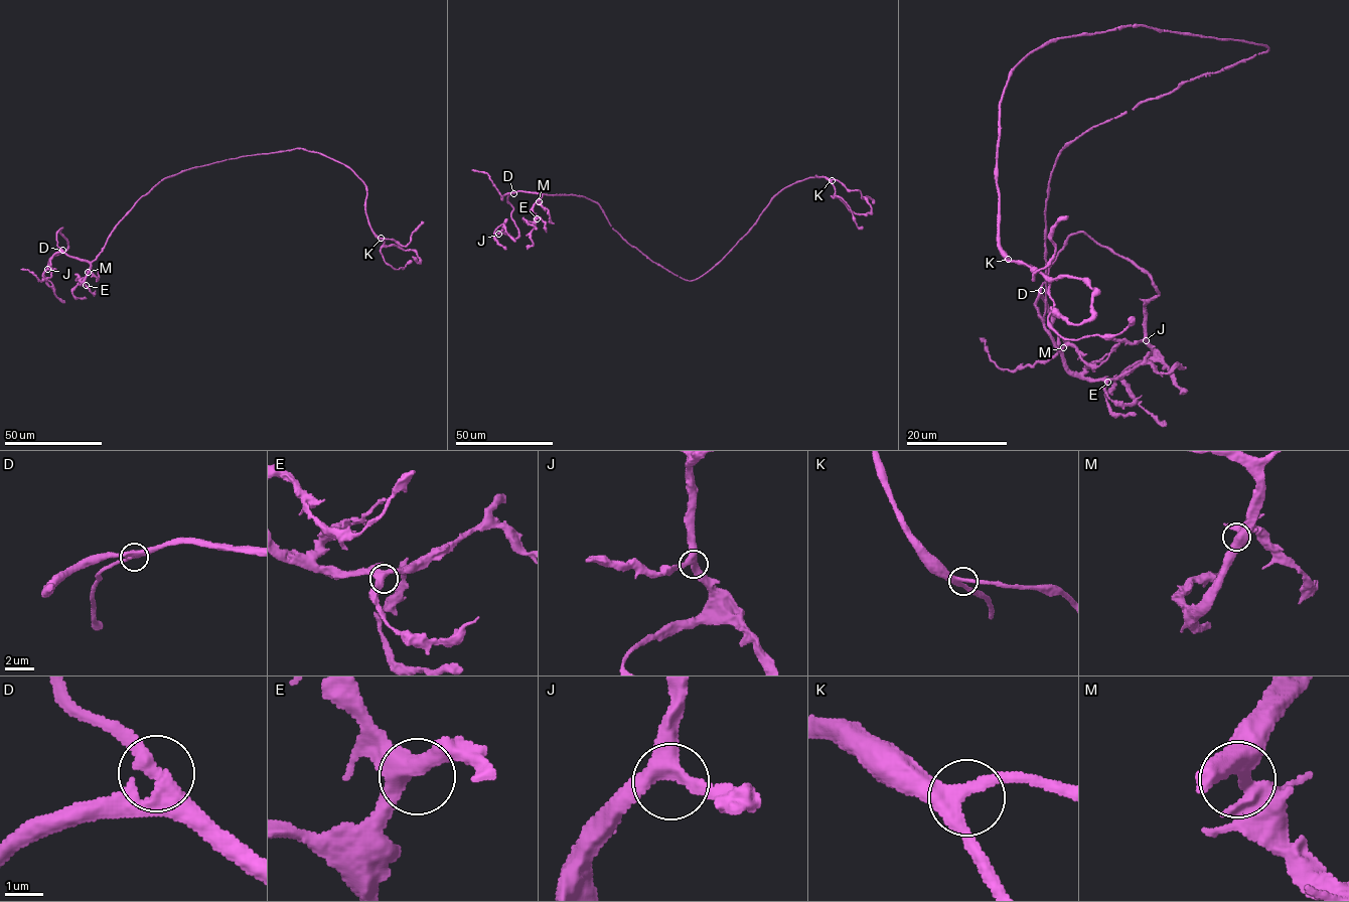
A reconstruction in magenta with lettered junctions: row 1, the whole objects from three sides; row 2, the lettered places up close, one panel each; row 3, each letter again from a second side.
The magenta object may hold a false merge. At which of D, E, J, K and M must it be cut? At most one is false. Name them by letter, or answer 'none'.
none

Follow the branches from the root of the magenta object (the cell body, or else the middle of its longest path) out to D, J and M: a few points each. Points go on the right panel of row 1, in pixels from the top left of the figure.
D: (1219, 71), (1142, 101), (1088, 129), (1061, 151), (1046, 204), (1042, 320), (1035, 307), (1040, 289)
J: (1219, 71), (1088, 129), (1051, 175), (1042, 320), (1048, 267), (1086, 233), (1160, 292), (1145, 306), (1146, 340)
M: (1219, 71), (1142, 101), (1088, 129), (1061, 151), (1046, 204), (1044, 330), (1063, 347)

